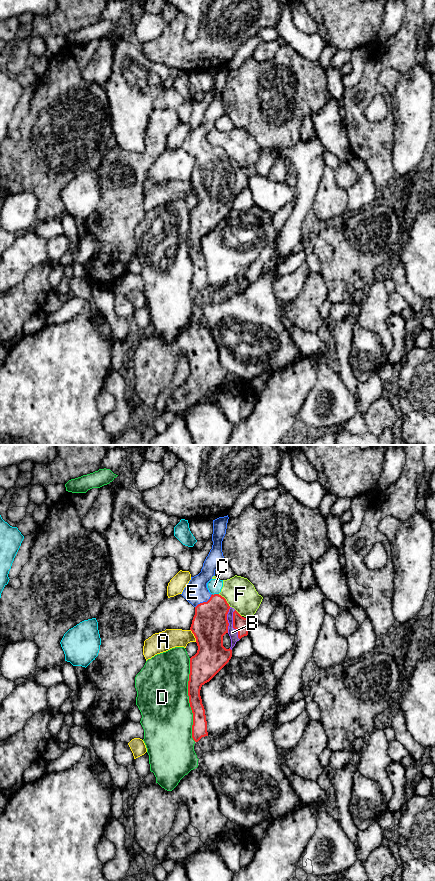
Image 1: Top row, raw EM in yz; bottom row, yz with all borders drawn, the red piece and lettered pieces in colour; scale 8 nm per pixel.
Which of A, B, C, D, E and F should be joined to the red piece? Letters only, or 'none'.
B, E

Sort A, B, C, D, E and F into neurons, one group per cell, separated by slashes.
A / B E / C F / D

